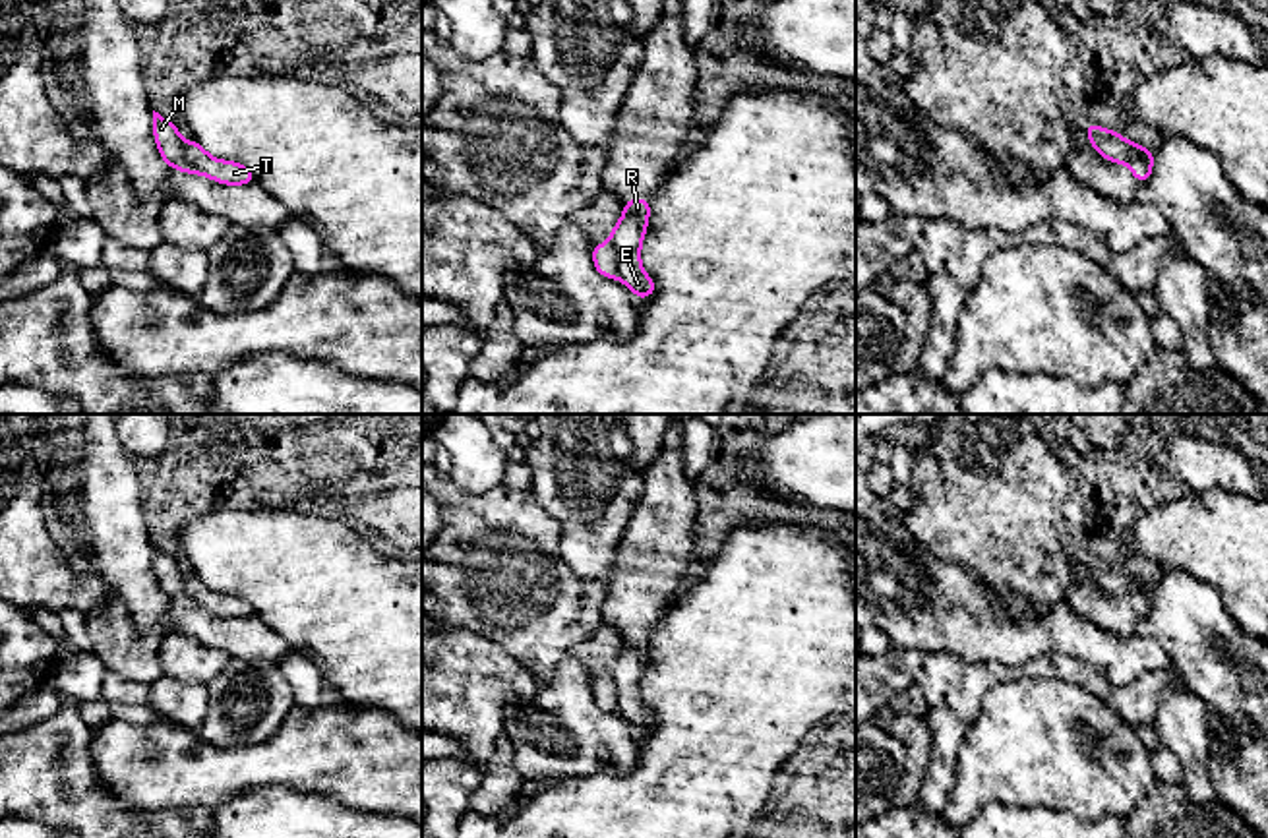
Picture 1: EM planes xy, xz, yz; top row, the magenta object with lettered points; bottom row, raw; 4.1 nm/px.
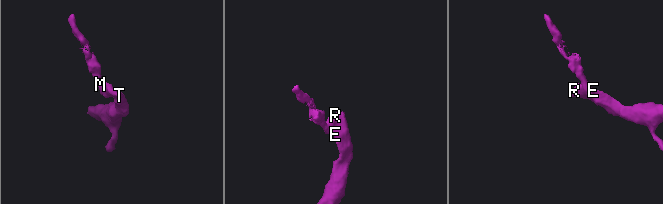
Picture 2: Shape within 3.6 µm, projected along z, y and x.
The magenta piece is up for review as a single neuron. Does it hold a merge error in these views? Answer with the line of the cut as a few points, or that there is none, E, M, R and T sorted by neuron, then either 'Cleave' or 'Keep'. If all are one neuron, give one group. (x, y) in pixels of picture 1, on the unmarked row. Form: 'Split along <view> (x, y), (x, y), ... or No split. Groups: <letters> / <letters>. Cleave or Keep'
Split along xz (610, 676), (616, 688), (618, 711). Groups: E R T / M. Cleave

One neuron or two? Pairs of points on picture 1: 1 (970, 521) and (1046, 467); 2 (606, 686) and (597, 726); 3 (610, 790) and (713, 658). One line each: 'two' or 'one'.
1: one
2: two
3: one

